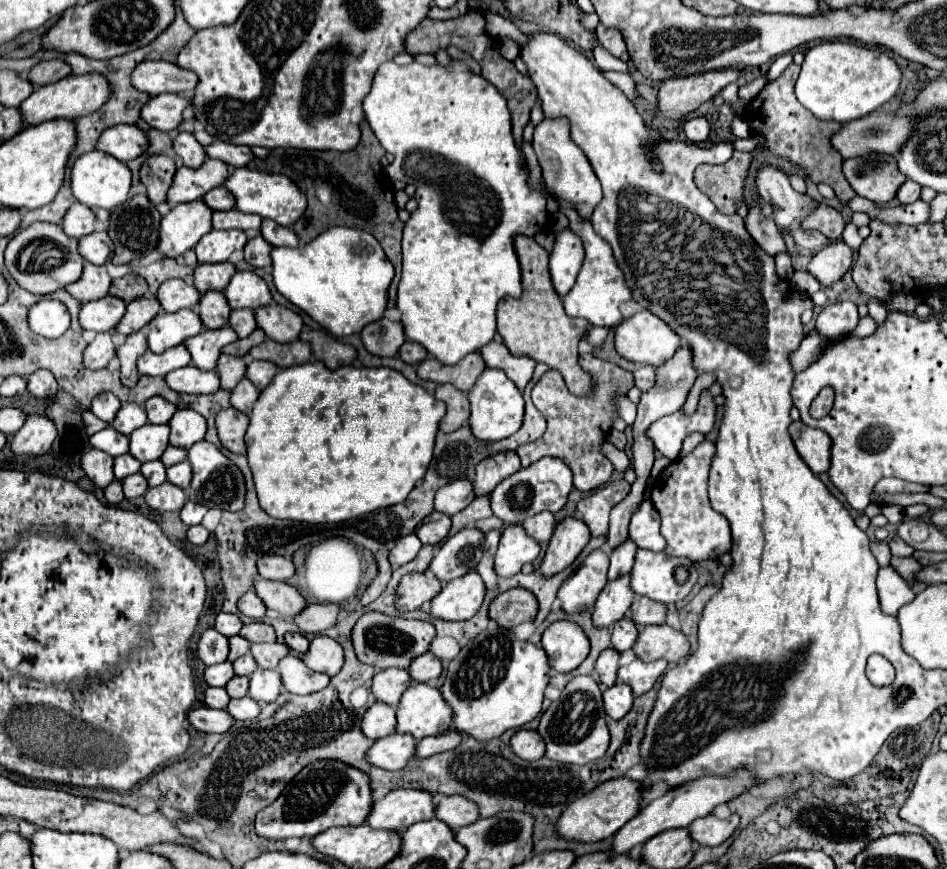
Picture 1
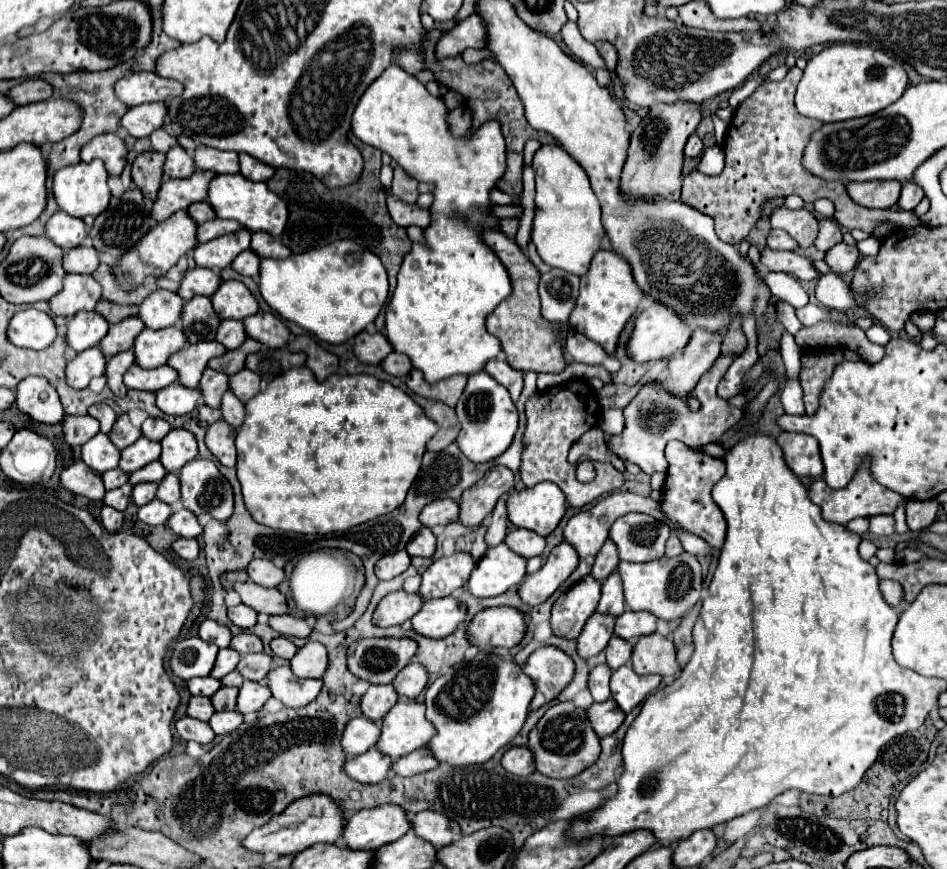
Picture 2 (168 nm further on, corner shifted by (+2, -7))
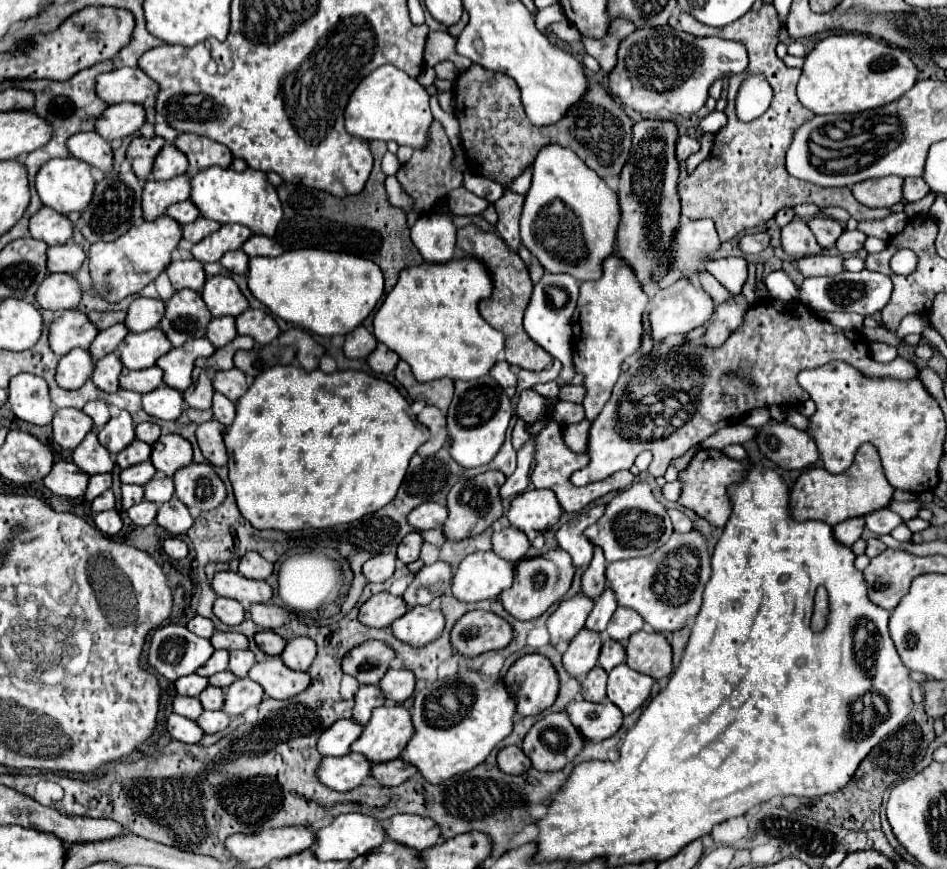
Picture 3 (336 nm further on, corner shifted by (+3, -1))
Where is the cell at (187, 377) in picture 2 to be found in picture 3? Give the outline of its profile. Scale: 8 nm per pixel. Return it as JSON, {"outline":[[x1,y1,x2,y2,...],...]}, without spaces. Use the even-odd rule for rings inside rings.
{"outline":[[207,337,187,341,187,345,175,347,169,353,165,353,157,365,165,371,165,383,173,389,185,391,187,385,191,385,191,371,195,367,197,357,211,357,215,353,215,347]]}

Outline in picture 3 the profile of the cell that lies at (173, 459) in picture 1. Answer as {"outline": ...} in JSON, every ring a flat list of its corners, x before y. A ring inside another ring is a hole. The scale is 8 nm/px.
{"outline":[[143,461,135,467,127,467,121,471,121,483,135,483,135,485,147,485,153,475,155,475,155,467,151,465,151,461]]}

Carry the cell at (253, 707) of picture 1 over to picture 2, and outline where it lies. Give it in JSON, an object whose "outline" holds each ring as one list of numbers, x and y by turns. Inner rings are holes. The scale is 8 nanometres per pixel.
{"outline":[[218,711,212,715,208,725,212,727,212,731,216,735,226,735,226,733,238,729,242,725,242,721,244,721,244,717,238,711]]}

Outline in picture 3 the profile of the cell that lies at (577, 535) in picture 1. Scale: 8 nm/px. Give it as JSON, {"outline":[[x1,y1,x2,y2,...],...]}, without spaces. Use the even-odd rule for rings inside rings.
{"outline":[[553,549,545,555,539,555,533,559,523,559,515,567,515,581,513,581,511,589,503,591,499,595,499,601,515,619,531,621,531,619,539,617,541,613,545,613,555,601,559,601,569,591,573,573,575,573,573,561,571,561,569,553,563,549]]}

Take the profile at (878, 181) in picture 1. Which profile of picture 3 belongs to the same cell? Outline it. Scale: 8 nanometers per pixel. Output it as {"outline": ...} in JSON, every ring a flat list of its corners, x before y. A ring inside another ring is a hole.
{"outline":[[883,177,883,179,871,179,863,183,853,185,853,195,859,203,867,207,891,207,899,203,901,197,903,179,899,177]]}

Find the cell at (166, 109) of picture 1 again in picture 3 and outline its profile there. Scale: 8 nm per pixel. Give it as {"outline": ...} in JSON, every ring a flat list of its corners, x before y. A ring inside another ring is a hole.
{"outline":[[119,103,119,105,109,105,109,109,103,111,103,117,99,117,95,131,107,141,113,141,119,137,139,133,143,123,145,123,143,105]]}

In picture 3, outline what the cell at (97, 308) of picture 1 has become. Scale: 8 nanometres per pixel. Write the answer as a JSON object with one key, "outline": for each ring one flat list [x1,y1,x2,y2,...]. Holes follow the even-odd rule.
{"outline":[[77,309,65,311,49,327,51,349,57,355,67,355,75,347,89,349,89,345,93,343,97,333,99,333,99,329,95,327,95,323,89,321,87,313,77,311]]}

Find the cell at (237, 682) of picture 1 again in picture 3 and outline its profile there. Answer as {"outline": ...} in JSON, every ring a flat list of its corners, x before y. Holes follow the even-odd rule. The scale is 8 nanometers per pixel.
{"outline":[[209,685,201,695,199,695,199,701,203,703,203,709,223,709,223,703,225,703,225,695,223,695,223,689,221,687,215,687,215,685]]}

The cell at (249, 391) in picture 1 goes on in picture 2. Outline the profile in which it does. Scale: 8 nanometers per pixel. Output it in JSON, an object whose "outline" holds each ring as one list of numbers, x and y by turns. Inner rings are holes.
{"outline":[[226,391,220,403,220,411,222,411,222,419,230,425,230,427,240,427,244,421,244,403,232,395,232,391]]}

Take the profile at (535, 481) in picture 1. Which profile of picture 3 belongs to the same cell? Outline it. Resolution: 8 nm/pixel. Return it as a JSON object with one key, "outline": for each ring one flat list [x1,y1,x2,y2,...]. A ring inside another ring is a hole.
{"outline":[[531,489,511,501,507,519,513,527,525,531,525,535,533,541,539,533,553,527,559,521,561,513,563,509,555,493,547,489]]}

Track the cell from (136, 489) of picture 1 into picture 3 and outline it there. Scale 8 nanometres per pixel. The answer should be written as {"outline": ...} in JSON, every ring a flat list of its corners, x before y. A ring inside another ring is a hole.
{"outline":[[109,489,109,491,101,493,99,497,95,497,93,503,91,503,91,509,93,509,93,513,101,513,101,511,107,511,107,509,115,509,115,495,113,495,113,491]]}

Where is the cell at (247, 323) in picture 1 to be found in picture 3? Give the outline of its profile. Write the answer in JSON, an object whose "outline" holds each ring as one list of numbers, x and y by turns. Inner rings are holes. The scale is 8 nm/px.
{"outline":[[225,315,225,317,217,317,207,325,207,339,219,349,227,343,231,343,237,337,237,329,235,329,235,317]]}

